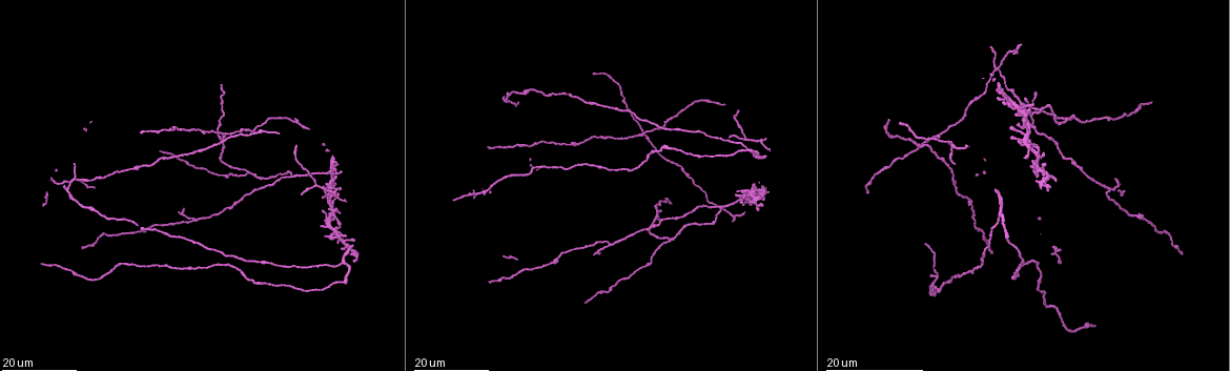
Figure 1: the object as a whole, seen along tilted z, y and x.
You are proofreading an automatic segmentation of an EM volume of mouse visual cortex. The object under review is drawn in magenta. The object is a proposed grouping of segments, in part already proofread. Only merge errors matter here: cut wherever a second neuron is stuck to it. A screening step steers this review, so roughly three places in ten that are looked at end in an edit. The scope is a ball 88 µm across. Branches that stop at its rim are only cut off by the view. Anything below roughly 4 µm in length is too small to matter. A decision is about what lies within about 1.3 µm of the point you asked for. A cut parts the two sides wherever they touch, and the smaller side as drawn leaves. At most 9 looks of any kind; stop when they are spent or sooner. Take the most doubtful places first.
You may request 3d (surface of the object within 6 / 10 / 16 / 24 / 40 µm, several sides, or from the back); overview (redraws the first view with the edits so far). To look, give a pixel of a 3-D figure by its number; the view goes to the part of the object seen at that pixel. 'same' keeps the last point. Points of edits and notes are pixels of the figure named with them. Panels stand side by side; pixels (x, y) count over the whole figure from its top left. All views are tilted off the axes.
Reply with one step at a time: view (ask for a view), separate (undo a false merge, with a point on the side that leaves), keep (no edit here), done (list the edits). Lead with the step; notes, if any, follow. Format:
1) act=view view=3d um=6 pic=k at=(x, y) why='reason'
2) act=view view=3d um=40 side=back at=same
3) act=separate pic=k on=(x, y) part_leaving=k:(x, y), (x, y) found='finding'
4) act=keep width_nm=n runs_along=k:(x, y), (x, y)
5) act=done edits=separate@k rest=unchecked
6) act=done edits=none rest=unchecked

act=view view=3d um=24 pic=1 at=(1023, 142) why='thin arm on a thick one'

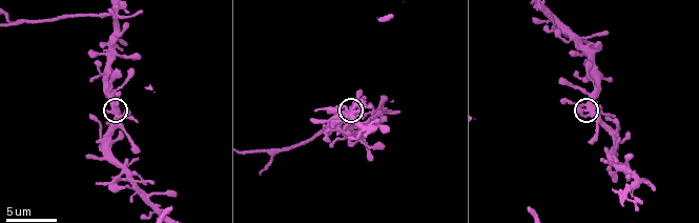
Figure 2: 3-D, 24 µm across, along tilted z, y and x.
act=view view=3d um=10 pic=2 at=(588, 110) why='closer look'

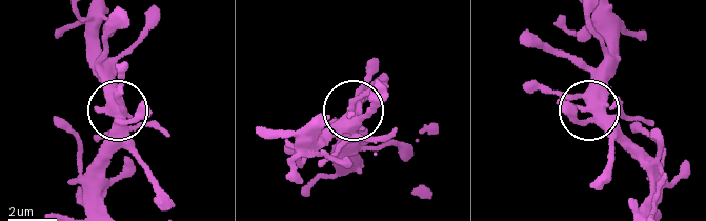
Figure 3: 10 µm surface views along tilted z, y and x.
act=view view=3d um=6 pic=3 at=(122, 107) why='zoom in'

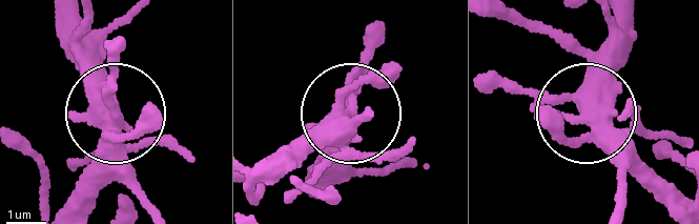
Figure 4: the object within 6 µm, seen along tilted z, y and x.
act=keep width_nm=340 found='continuous, no second neuron'

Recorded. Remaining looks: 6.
act=view view=3d um=16 pic=1 at=(744, 140) why='three arms meet'

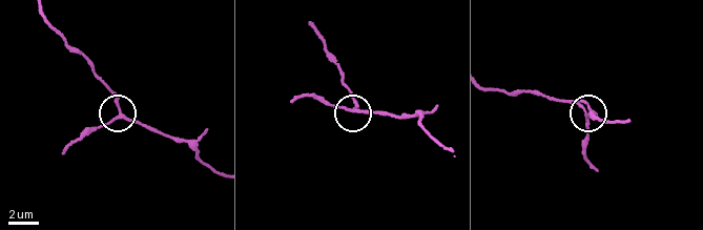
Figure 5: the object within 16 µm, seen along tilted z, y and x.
act=view view=3d um=6 pic=5 at=(356, 112)

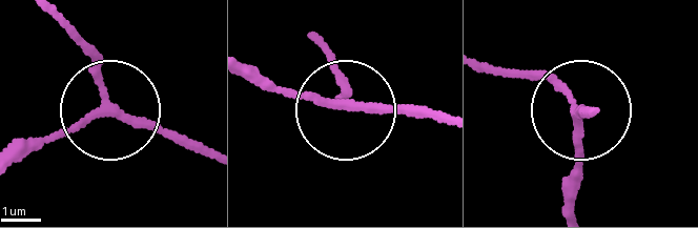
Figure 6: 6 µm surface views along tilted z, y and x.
act=keep side_arm_um=5 found='all the same neuron'

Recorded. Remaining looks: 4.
act=view view=3d um=24 pic=1 at=(193, 219) why='three-way junction'

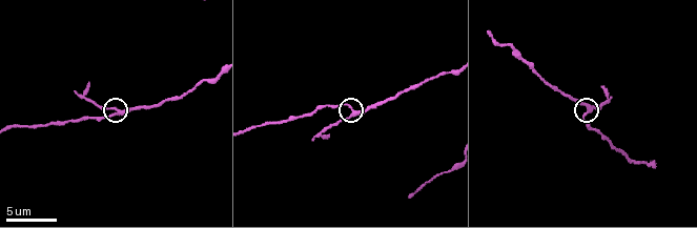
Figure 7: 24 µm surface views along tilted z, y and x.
act=view view=3d um=6 pic=7 at=(121, 111)

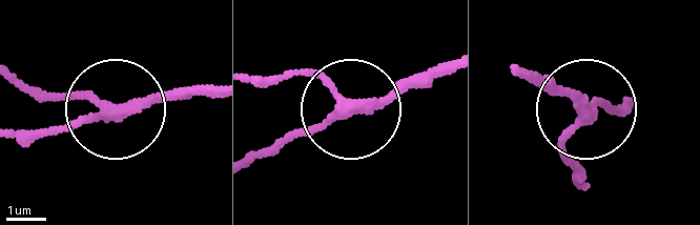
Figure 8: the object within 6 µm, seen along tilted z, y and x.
act=keep side_arm_um=7 runs_along=8:(209, 91), (136, 109), (42, 91), (16, 76) found='all the same neuron'

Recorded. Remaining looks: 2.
act=view view=3d um=16 pic=2 at=(18, 22) why='three-way junction'

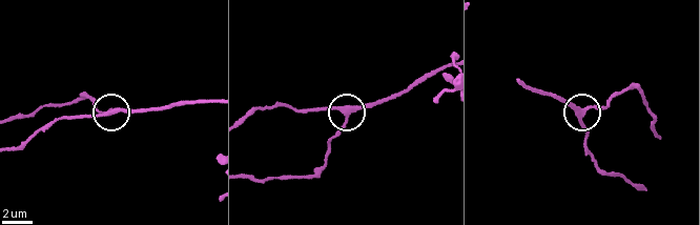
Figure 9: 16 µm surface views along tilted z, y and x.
act=view view=3d um=16 side=back pic=9 at=(110, 112)

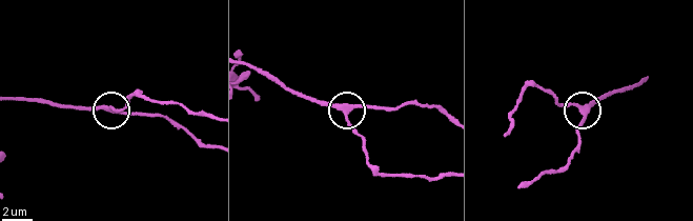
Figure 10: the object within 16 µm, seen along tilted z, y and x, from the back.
act=keep runs_along=10:(247, 63), (269, 72), (294, 92), (342, 107), (364, 141) found='one neuron here'

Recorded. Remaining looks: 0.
act=done edits=none rest=unchecked

